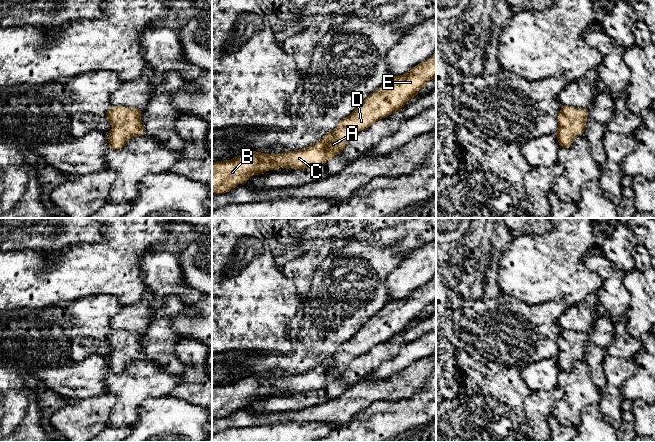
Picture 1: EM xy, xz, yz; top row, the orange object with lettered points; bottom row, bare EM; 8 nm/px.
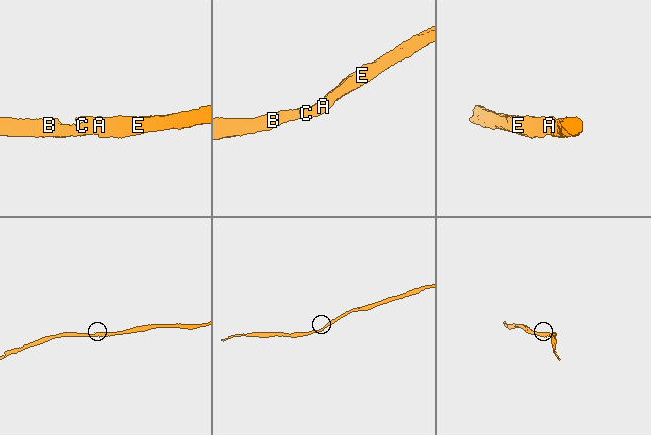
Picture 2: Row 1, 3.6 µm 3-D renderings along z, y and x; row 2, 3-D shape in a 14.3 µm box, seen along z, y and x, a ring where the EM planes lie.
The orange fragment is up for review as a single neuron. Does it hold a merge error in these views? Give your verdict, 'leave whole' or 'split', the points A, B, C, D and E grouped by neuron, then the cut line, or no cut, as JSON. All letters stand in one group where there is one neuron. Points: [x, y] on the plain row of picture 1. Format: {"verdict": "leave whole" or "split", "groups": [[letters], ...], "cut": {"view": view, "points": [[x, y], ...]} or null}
{"verdict": "leave whole", "groups": [["A", "B", "C", "D", "E"]], "cut": null}

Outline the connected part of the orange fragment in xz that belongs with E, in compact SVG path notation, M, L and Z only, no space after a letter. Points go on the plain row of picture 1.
M436 276L429 283L424 284L405 298L390 301L381 311L376 312L349 340L341 343L335 353L329 355L321 364L311 370L279 378L248 375L231 384L212 386L212 417L229 416L238 408L245 408L251 400L269 394L278 394L279 392L305 393L310 390L325 388L341 377L352 359L403 332L407 325L414 322L419 314L434 302L436 302Z

